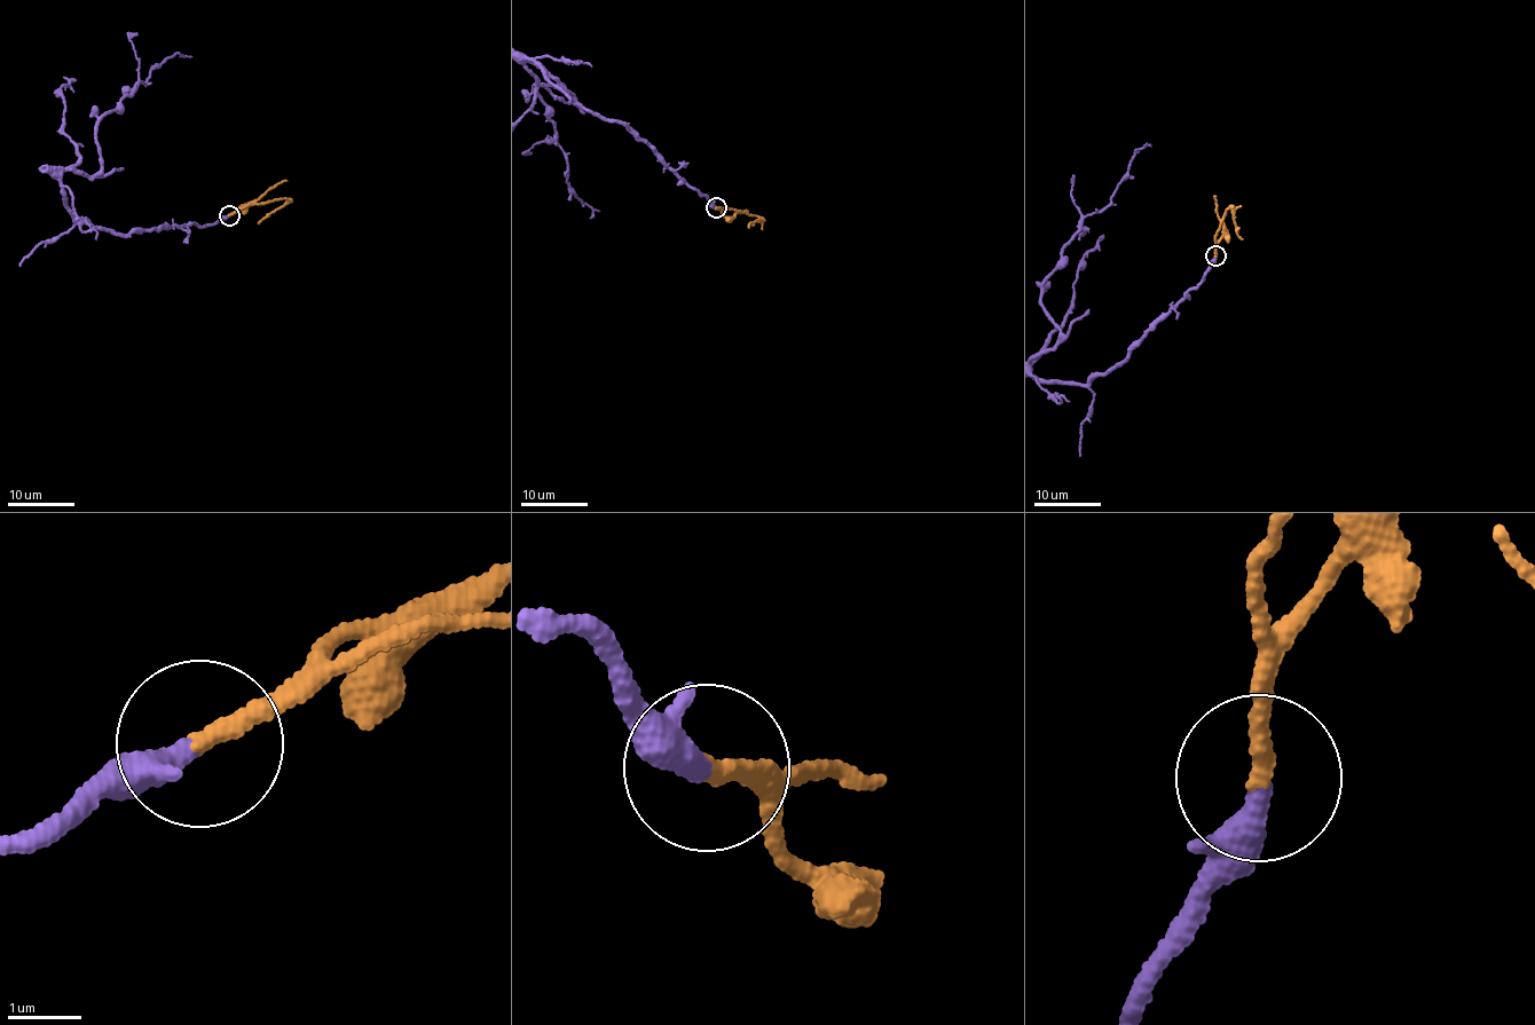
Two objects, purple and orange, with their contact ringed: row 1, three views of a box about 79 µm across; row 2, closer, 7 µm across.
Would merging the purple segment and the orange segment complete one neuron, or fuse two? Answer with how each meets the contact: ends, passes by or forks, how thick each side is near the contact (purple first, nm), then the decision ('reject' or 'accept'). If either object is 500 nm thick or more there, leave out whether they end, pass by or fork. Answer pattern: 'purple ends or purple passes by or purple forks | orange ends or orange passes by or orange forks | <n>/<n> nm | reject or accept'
purple passes by | orange ends | 240/260 nm | accept

